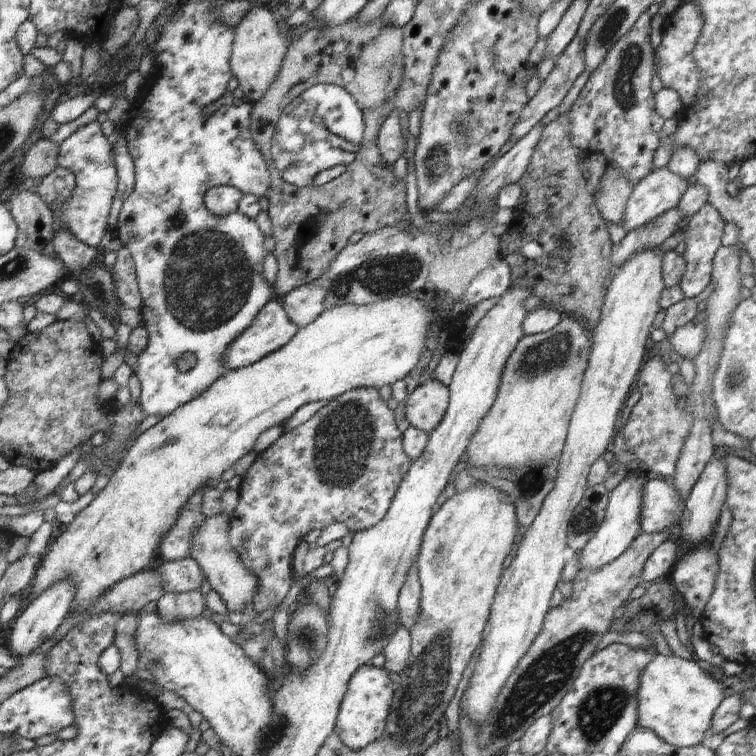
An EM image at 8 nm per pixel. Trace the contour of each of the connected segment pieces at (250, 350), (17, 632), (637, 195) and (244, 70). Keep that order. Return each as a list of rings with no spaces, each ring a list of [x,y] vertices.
[[[278,297],[272,298],[256,315],[252,324],[227,348],[227,354],[225,355],[227,370],[239,369],[267,357],[282,348],[287,342],[290,342],[292,337],[298,332],[298,329],[299,326],[288,318],[280,299]]]
[[[58,581],[38,598],[30,601],[24,612],[16,618],[12,625],[12,633],[8,642],[9,651],[17,657],[25,657],[39,650],[46,640],[54,636],[57,628],[63,623],[71,607],[75,589],[69,581]]]
[[[668,167],[653,169],[639,180],[625,208],[624,230],[638,228],[678,206],[678,201],[689,187],[688,181]]]
[[[254,5],[235,27],[229,60],[231,74],[236,76],[247,103],[258,102],[268,92],[279,75],[286,53],[286,38],[280,33],[280,24],[274,19],[274,14],[262,6]]]

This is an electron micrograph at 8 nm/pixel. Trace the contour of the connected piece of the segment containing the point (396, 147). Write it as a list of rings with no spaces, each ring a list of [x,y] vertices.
[[[393,113],[380,127],[377,134],[377,145],[383,159],[390,164],[394,164],[403,152],[405,152],[407,142],[404,140],[397,114]]]

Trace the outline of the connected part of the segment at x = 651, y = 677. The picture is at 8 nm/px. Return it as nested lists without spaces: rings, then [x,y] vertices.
[[[656,655],[640,677],[638,726],[650,729],[664,742],[677,747],[707,743],[714,735],[711,734],[714,711],[725,697],[718,676],[697,659],[687,661],[677,655]]]

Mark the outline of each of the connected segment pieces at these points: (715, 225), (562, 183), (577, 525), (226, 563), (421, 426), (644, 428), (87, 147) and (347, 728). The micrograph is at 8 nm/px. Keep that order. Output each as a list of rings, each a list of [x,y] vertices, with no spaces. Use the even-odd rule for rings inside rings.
[[[708,202],[697,213],[693,214],[693,216],[688,216],[685,220],[686,224],[688,223],[688,228],[686,228],[686,231],[683,229],[686,250],[682,256],[686,261],[686,268],[678,285],[683,290],[686,299],[694,299],[711,280],[713,258],[718,248],[722,246],[720,237],[726,222],[720,216],[718,210],[714,208],[714,205]]]
[[[570,112],[557,113],[555,118],[545,122],[530,164],[517,182],[522,191],[520,202],[514,209],[508,232],[500,236],[500,250],[495,260],[503,260],[510,267],[512,282],[520,277],[532,279],[535,284],[533,294],[544,300],[543,304],[560,308],[564,314],[578,314],[594,328],[601,317],[607,288],[617,271],[611,261],[613,244],[607,224],[595,205],[589,182],[582,177],[584,170],[580,159],[585,154],[572,144],[568,118]],[[534,241],[542,245],[542,255],[538,259],[530,259],[522,254],[522,247]]]
[[[600,483],[588,487],[572,511],[567,526],[567,546],[580,552],[593,537],[605,517],[609,501],[609,490]]]
[[[220,513],[215,517],[206,517],[196,531],[193,531],[191,557],[200,565],[211,589],[222,597],[229,614],[240,613],[247,617],[244,610],[253,603],[258,592],[258,579],[244,566],[234,552],[229,541],[230,515]]]
[[[437,379],[422,380],[404,400],[411,426],[430,434],[443,419],[449,405],[449,388]]]
[[[658,352],[648,355],[634,384],[640,390],[640,399],[630,412],[626,424],[622,426],[627,445],[636,459],[646,464],[651,476],[672,480],[675,466],[684,448],[694,417],[687,409],[678,407],[678,397],[672,390],[673,375],[668,371]]]
[[[96,120],[80,128],[64,140],[60,147],[64,149],[60,164],[66,164],[66,168],[75,174],[76,184],[68,200],[53,210],[54,234],[61,228],[67,229],[76,240],[89,247],[98,248],[106,229],[110,228],[107,218],[117,189],[113,146],[102,134],[101,124]]]
[[[372,664],[362,665],[350,679],[348,690],[339,708],[334,732],[338,734],[341,744],[354,752],[366,748],[371,742],[385,734],[385,722],[393,699],[396,684],[388,677],[384,668]]]

